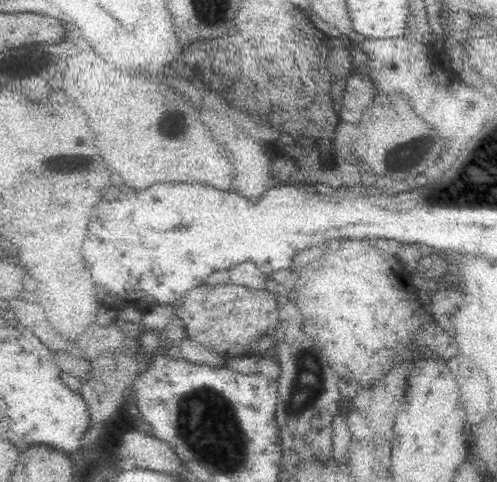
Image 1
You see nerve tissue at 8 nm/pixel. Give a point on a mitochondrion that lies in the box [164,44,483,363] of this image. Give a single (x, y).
(411, 152)

